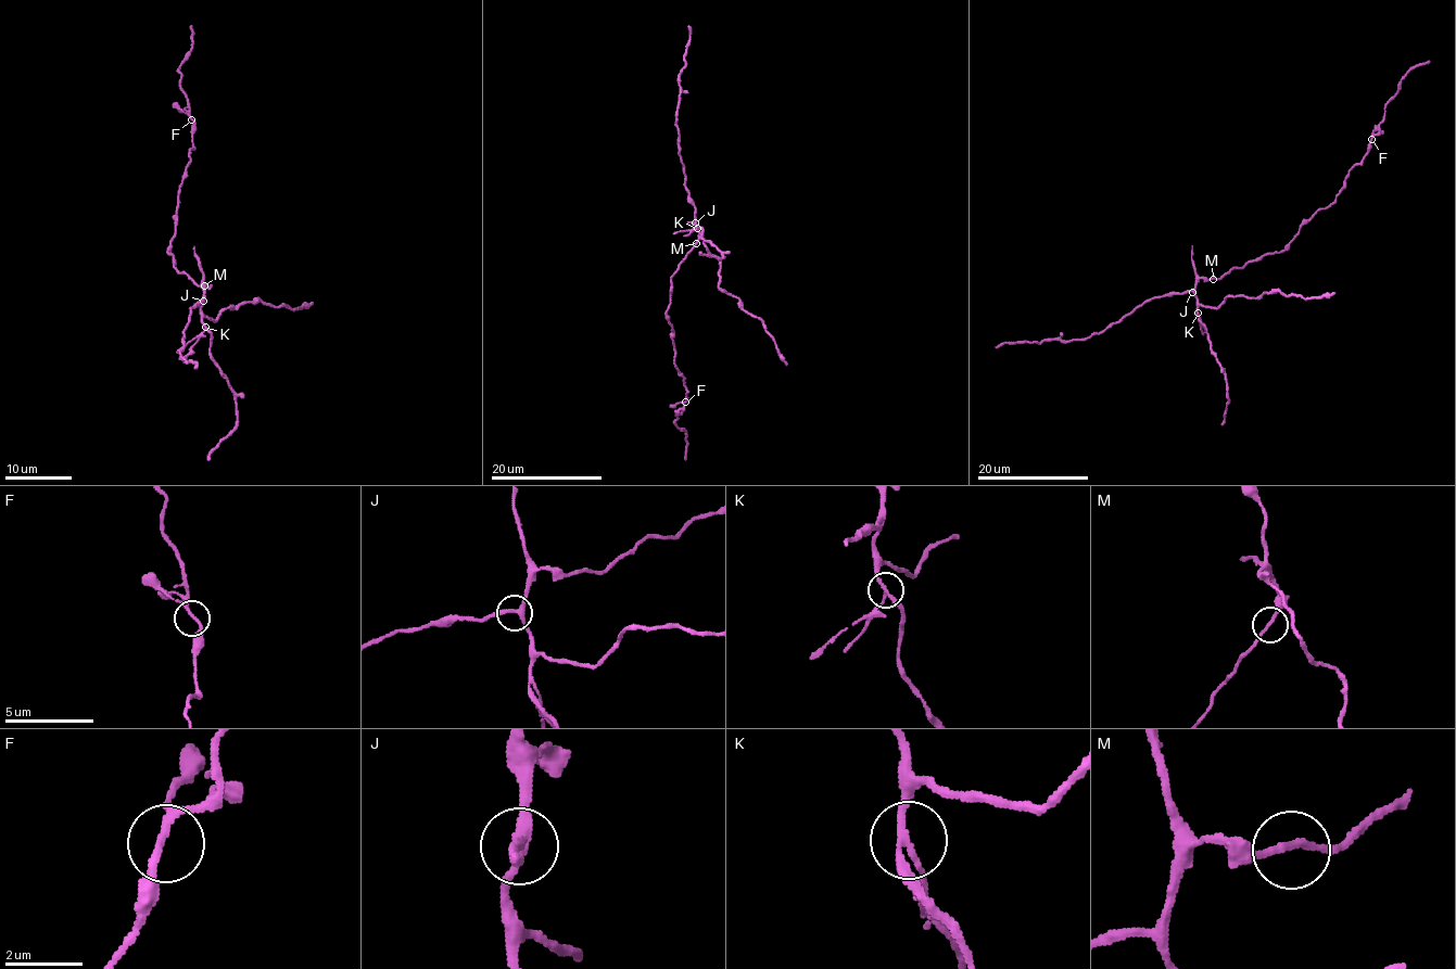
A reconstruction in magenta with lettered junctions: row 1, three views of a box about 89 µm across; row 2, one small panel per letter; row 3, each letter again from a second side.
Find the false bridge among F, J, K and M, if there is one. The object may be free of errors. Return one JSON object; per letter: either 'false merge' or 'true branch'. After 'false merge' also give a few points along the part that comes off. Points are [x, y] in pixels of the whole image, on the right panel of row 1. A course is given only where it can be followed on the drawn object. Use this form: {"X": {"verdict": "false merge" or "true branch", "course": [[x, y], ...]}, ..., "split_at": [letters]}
{"F": {"verdict": "true branch"}, "J": {"verdict": "true branch"}, "K": {"verdict": "false merge", "course": [[1198, 313], [1203, 334]]}, "M": {"verdict": "true branch"}, "split_at": ["K"]}

